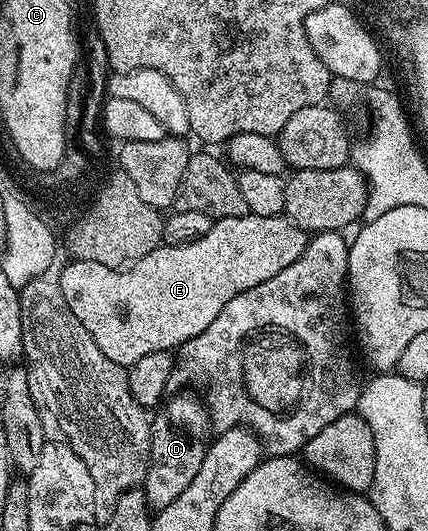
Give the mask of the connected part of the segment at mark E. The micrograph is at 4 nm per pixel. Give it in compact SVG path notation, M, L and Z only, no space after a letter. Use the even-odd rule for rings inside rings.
M248 212L244 217L212 220L209 232L201 235L201 239L184 245L164 243L126 267L68 260L68 265L57 274L57 280L61 295L65 295L65 303L69 303L69 311L81 319L81 327L93 335L97 347L101 347L113 363L130 367L145 355L171 353L189 339L201 335L201 331L205 331L205 327L221 315L221 307L225 307L229 299L265 283L265 279L273 279L273 275L281 275L289 263L297 263L299 256L307 249L308 240L308 234L298 229L286 216L262 217Z

